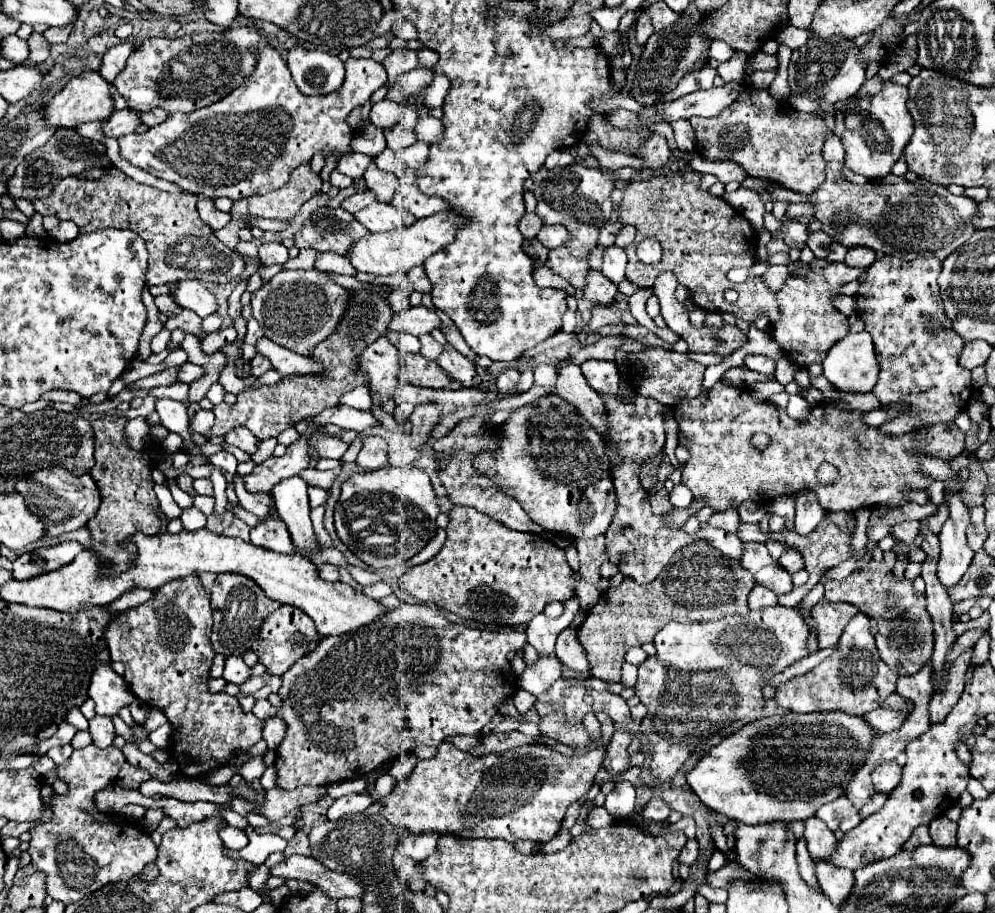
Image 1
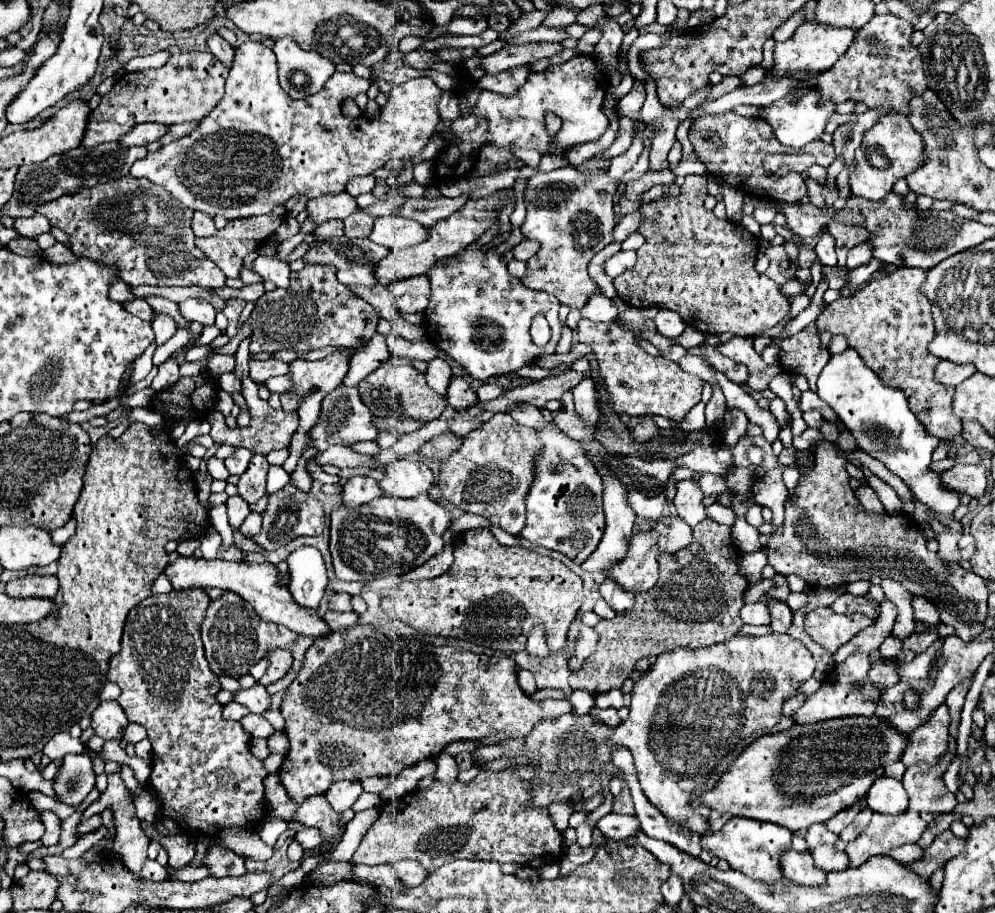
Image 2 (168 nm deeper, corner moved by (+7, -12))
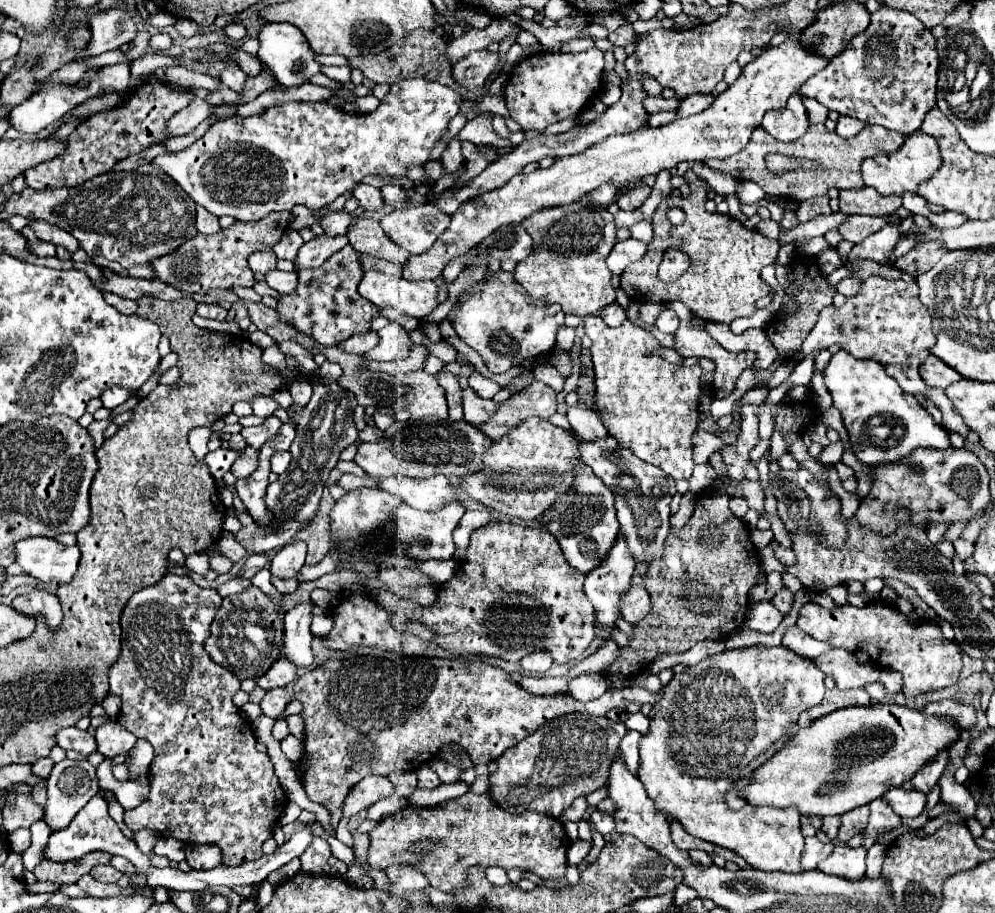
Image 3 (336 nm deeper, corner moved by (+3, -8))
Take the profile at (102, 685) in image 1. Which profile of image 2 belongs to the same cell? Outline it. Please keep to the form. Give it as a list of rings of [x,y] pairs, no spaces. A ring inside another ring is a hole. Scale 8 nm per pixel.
[[[101,700],[91,716],[91,728],[97,732],[97,736],[105,740],[121,738],[125,726],[127,716],[117,700]]]

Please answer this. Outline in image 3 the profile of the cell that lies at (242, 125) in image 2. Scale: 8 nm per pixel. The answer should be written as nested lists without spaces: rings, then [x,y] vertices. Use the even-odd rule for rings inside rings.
[[[417,78],[417,80],[407,80],[407,82],[397,82],[391,86],[389,94],[381,100],[381,104],[377,106],[377,110],[373,110],[371,114],[361,114],[361,116],[351,116],[345,114],[343,110],[329,106],[327,102],[287,102],[283,106],[273,106],[267,108],[263,114],[255,114],[249,118],[241,118],[241,116],[233,116],[229,120],[221,120],[215,122],[197,142],[193,142],[187,150],[177,152],[177,154],[165,154],[155,158],[151,164],[161,168],[163,172],[167,172],[197,204],[205,206],[207,212],[215,214],[215,216],[233,216],[235,220],[243,220],[243,222],[255,222],[261,220],[263,216],[267,216],[269,212],[279,212],[279,210],[291,210],[297,204],[307,206],[309,210],[319,210],[325,204],[331,204],[335,198],[339,198],[341,194],[345,194],[347,190],[351,190],[363,176],[367,174],[377,174],[381,178],[403,178],[407,176],[407,168],[409,166],[423,166],[425,162],[431,160],[431,150],[433,146],[445,136],[447,126],[451,122],[451,118],[459,112],[459,104],[463,102],[461,94],[451,90],[449,86],[443,86],[439,82],[427,82],[425,78]]]

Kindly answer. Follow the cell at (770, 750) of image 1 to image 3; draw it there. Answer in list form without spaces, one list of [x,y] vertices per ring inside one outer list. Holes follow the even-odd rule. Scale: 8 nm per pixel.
[[[875,704],[867,708],[843,708],[815,720],[809,728],[801,728],[767,764],[755,770],[751,784],[741,792],[741,796],[755,806],[795,806],[803,816],[829,816],[845,814],[857,806],[869,804],[871,800],[883,796],[887,790],[901,786],[911,780],[939,750],[949,750],[961,736],[961,726],[945,716],[925,716],[919,710],[895,706],[895,704]]]

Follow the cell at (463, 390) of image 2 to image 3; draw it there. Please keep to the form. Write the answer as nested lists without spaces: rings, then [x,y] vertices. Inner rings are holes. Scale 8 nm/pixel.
[[[459,378],[459,384],[463,388],[463,412],[465,420],[473,426],[481,426],[483,422],[489,422],[489,418],[495,414],[495,402],[479,398],[469,386],[467,379]]]

